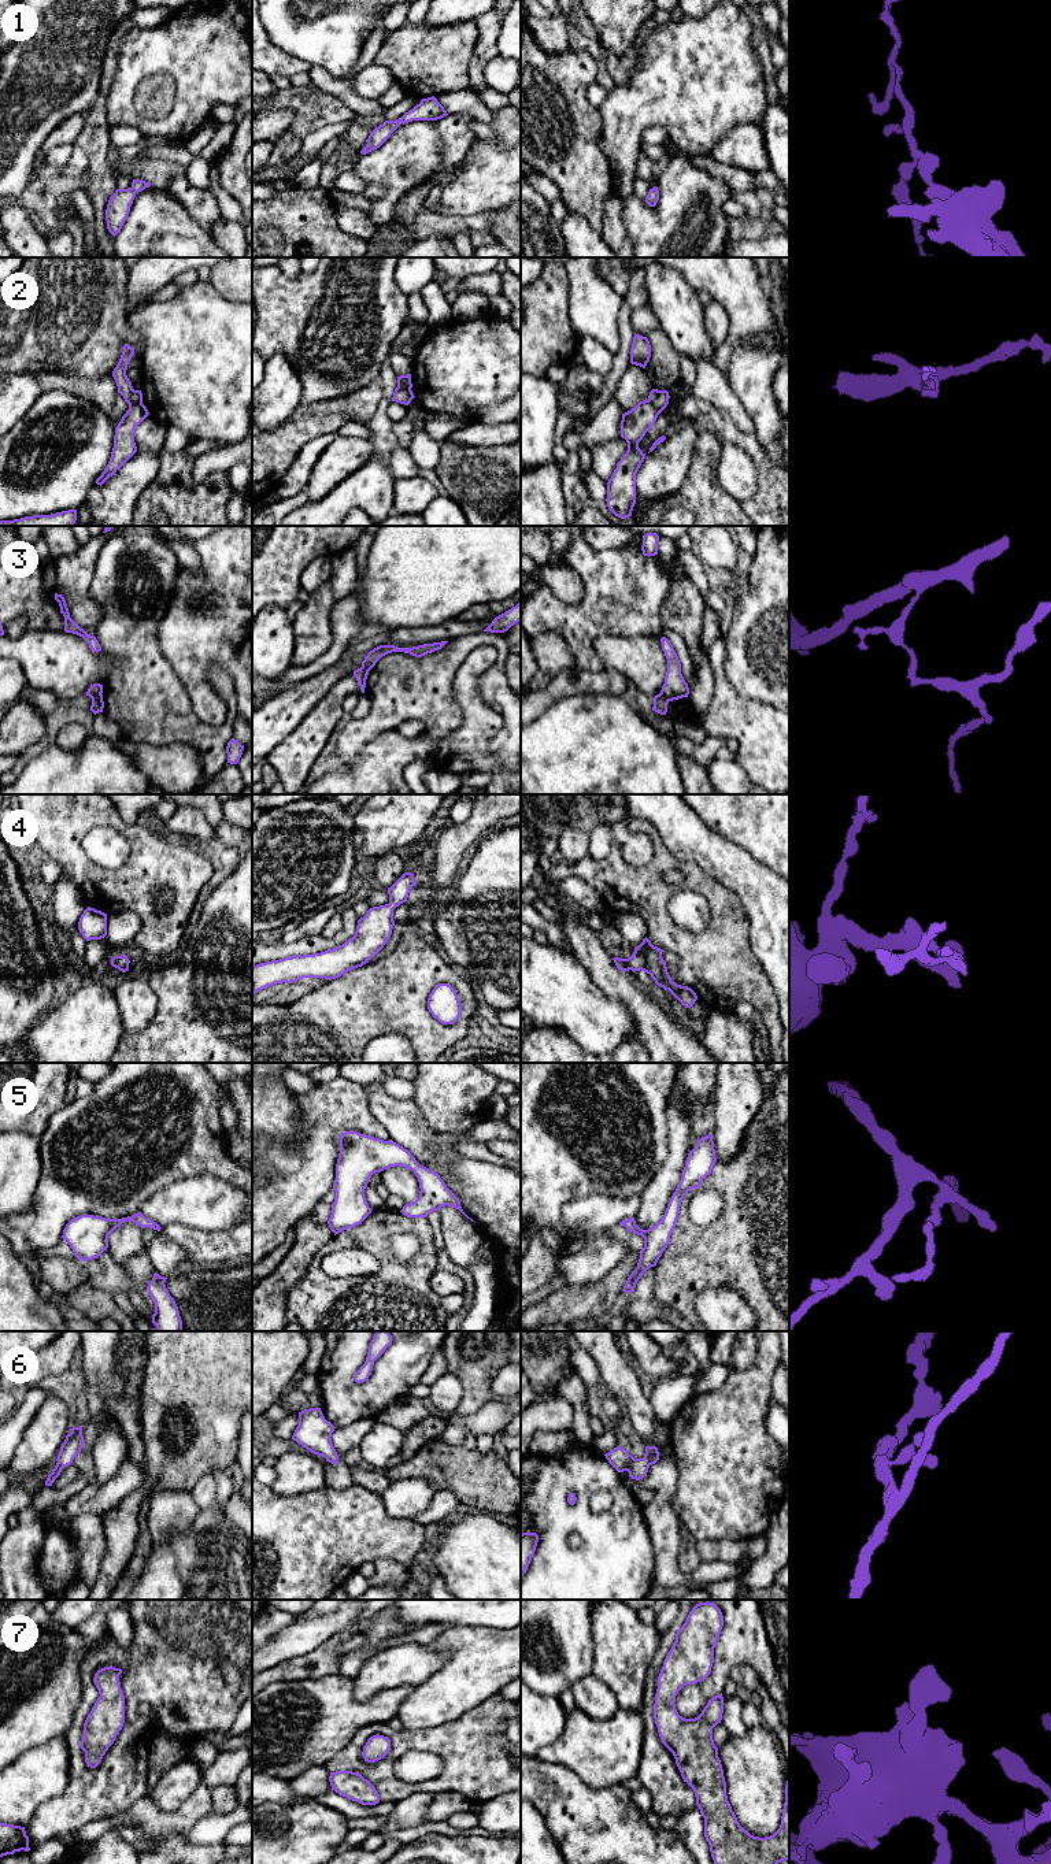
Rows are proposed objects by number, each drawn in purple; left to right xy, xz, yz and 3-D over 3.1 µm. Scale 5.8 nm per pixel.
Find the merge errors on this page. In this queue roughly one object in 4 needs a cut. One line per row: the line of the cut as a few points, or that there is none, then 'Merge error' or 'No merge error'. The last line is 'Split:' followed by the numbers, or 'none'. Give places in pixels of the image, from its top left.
1: No split. No merge error
2: Split along xy (141, 401), (129, 406). Merge error
3: Split along xy (100, 693), (92, 699). Merge error
4: No split. No merge error
5: No split. No merge error
6: No split. No merge error
7: No split. No merge error
Split: 2, 3

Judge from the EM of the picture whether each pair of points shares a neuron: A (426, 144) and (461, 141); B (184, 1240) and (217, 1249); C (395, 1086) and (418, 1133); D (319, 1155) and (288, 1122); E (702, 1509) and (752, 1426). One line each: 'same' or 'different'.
A: different
B: same
C: different
D: different
E: same

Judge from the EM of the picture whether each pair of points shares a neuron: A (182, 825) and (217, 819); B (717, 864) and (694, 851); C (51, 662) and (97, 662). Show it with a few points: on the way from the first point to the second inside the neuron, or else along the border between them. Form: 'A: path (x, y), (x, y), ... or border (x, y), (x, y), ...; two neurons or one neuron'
A: border (195, 808), (215, 829); two neurons
B: path (711, 859), (703, 851), (699, 851); one neuron
C: path (62, 662), (87, 662); one neuron

